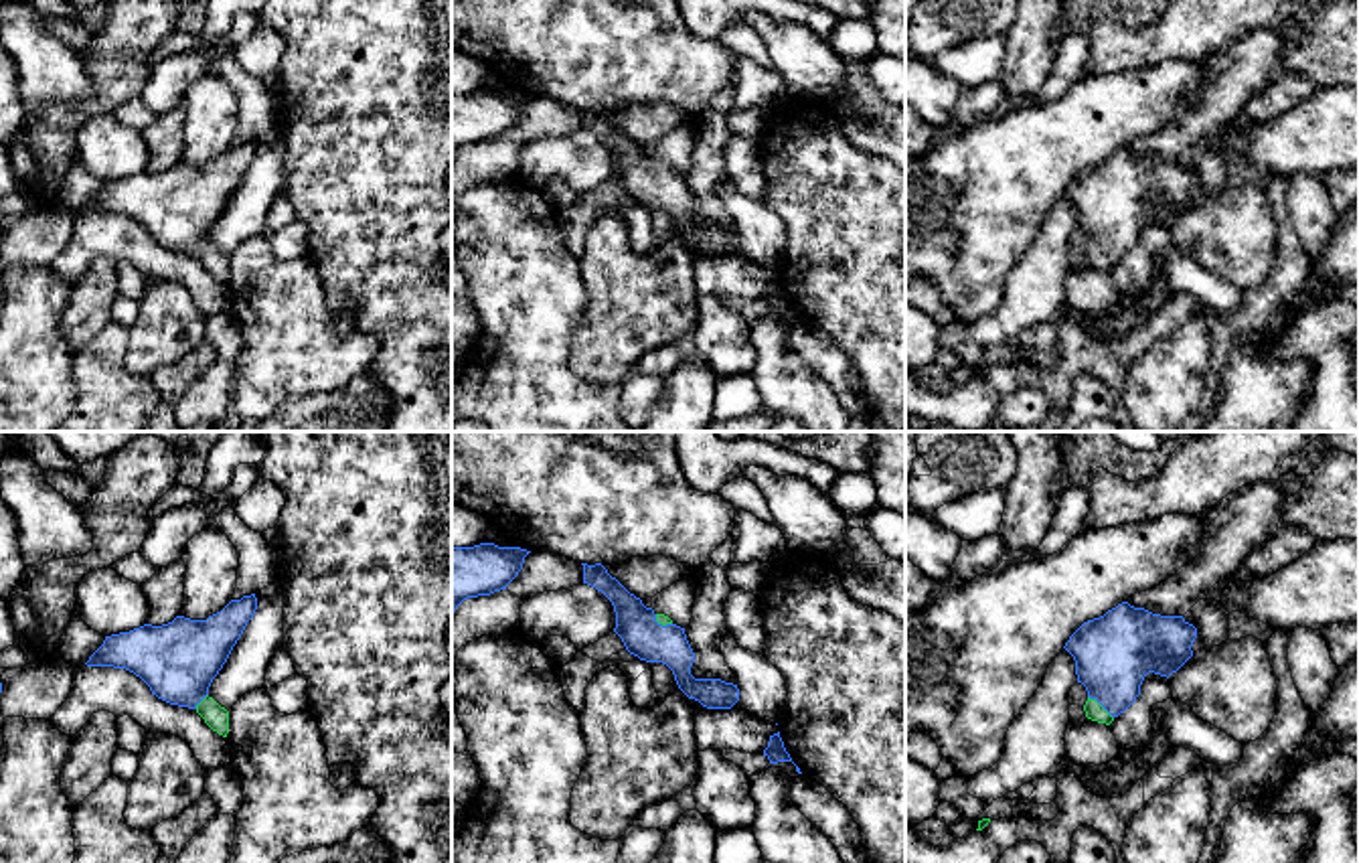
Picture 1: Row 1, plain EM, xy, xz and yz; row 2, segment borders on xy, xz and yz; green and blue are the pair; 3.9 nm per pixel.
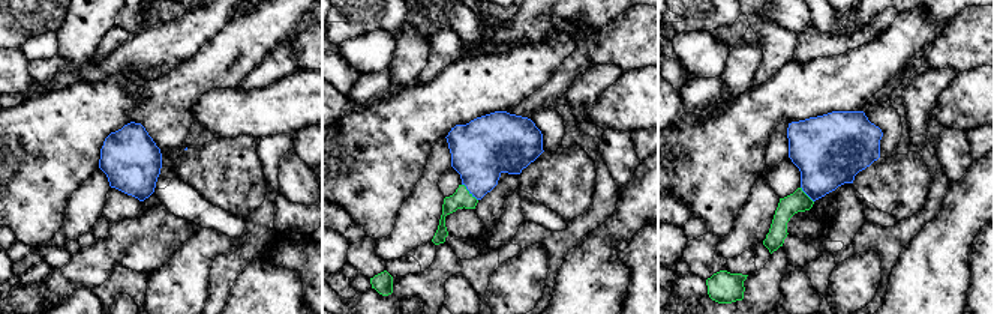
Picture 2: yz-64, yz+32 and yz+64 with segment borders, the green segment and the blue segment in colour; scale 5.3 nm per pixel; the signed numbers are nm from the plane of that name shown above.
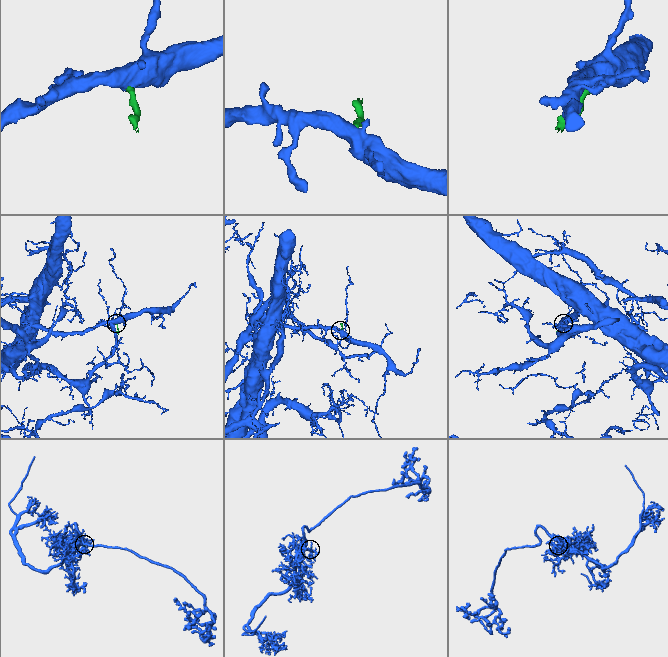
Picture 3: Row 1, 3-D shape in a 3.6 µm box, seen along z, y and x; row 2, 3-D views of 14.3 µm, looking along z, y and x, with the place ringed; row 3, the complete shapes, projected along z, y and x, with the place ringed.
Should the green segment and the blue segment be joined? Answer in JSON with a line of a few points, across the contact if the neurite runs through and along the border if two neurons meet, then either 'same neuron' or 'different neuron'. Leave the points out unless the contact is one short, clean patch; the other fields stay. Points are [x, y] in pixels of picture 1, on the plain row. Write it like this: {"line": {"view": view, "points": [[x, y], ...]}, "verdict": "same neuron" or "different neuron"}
{"line": {"view": "yz", "points": [[1094, 258], [1100, 252], [1112, 233], [1112, 199]]}, "verdict": "same neuron"}

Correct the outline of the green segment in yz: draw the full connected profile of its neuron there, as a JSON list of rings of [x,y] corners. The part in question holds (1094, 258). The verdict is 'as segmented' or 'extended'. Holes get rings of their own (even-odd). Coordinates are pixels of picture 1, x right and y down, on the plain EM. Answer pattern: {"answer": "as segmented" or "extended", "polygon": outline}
{"answer": "extended", "polygon": [[[1128,148],[1084,168],[1065,188],[1077,229],[1088,237],[1086,263],[1110,271],[1140,241],[1148,219],[1171,223],[1191,203],[1197,174]]]}

